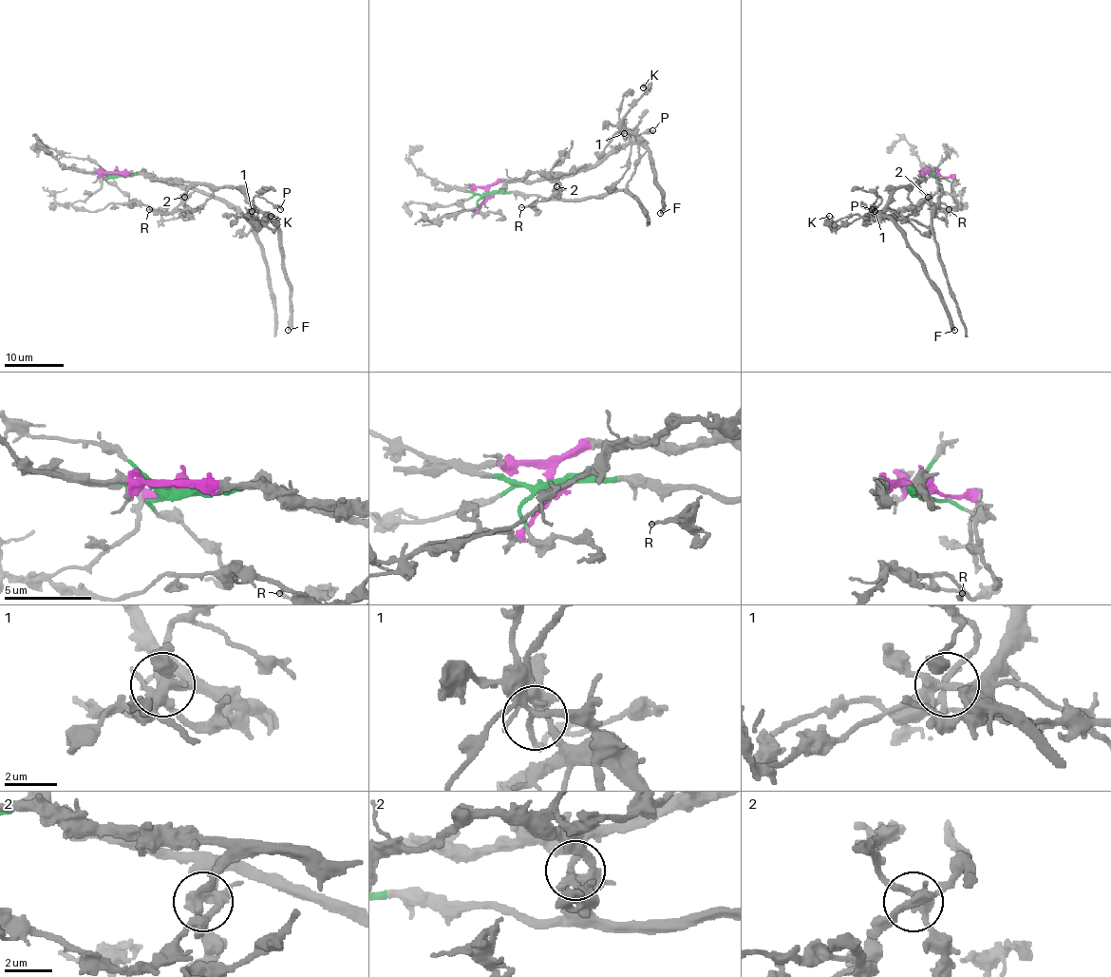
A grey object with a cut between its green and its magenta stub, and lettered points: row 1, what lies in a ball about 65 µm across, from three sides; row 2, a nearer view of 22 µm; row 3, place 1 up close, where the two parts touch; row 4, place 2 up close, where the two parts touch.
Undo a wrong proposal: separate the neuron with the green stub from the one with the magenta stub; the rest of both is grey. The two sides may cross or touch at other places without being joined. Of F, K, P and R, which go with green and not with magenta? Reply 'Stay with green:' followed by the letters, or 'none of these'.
Stay with green: P

